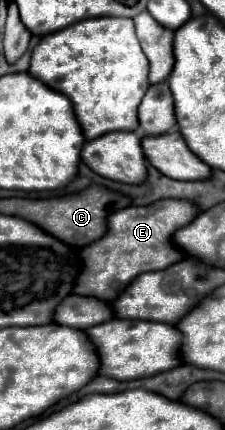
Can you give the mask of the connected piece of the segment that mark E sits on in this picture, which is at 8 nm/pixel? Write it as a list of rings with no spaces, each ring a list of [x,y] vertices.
[[[170,198],[158,200],[148,206],[130,206],[110,214],[110,230],[106,238],[92,242],[80,252],[84,270],[78,278],[74,294],[94,294],[96,298],[106,298],[108,302],[112,302],[112,298],[118,298],[126,290],[126,286],[130,286],[132,280],[140,274],[164,270],[166,266],[180,262],[182,258],[186,258],[186,254],[174,244],[172,236],[176,230],[188,226],[200,212],[200,206],[192,200]]]

